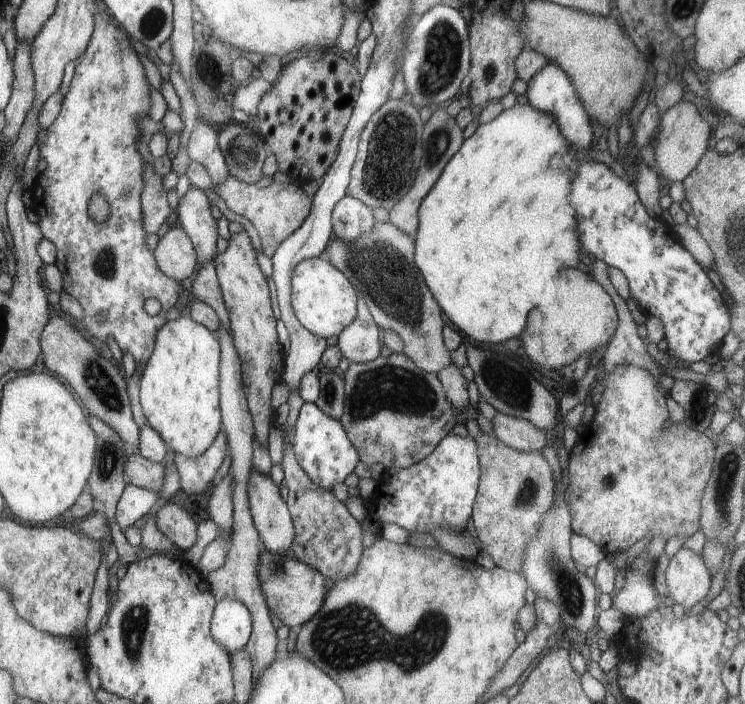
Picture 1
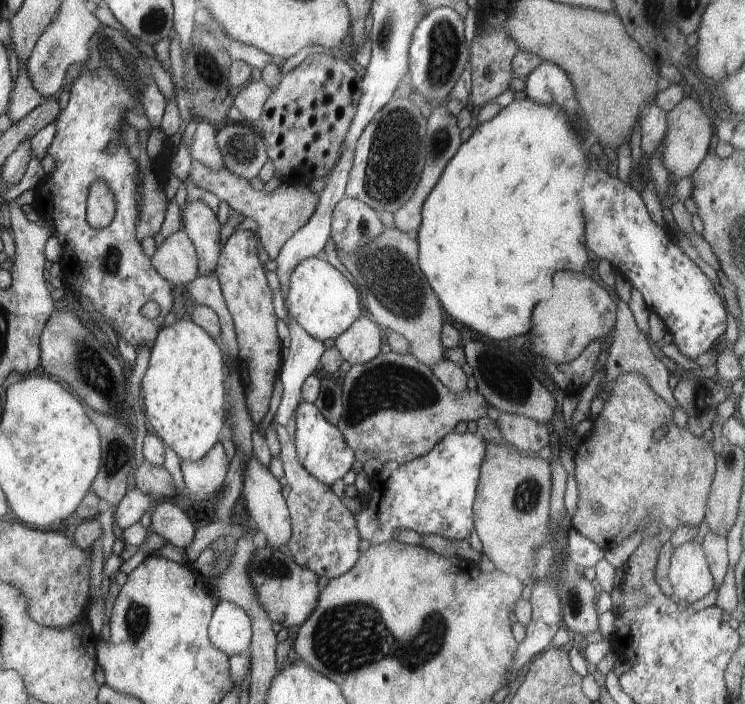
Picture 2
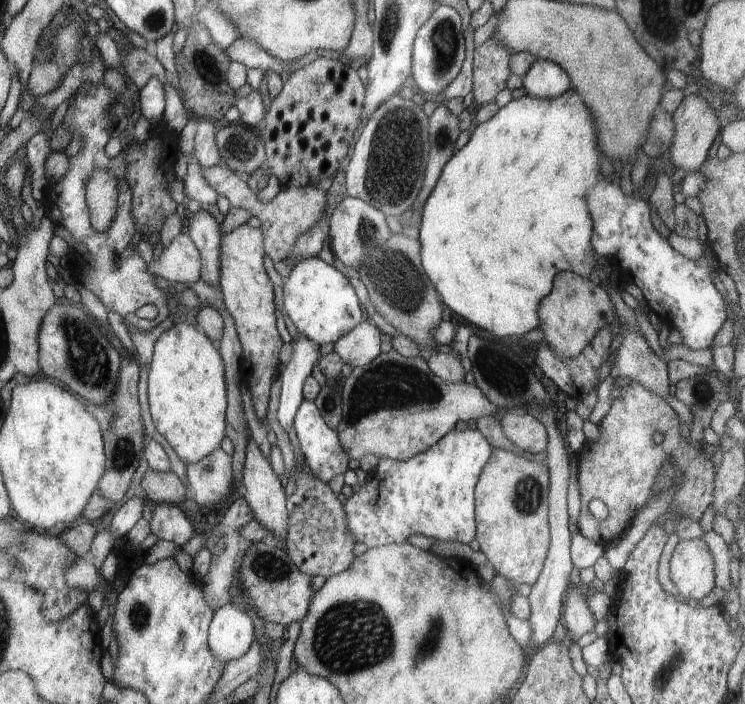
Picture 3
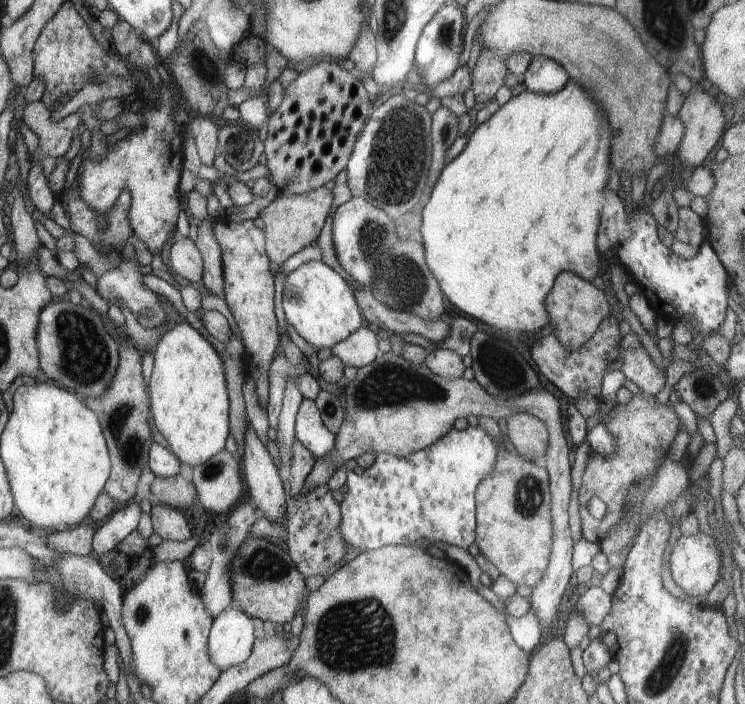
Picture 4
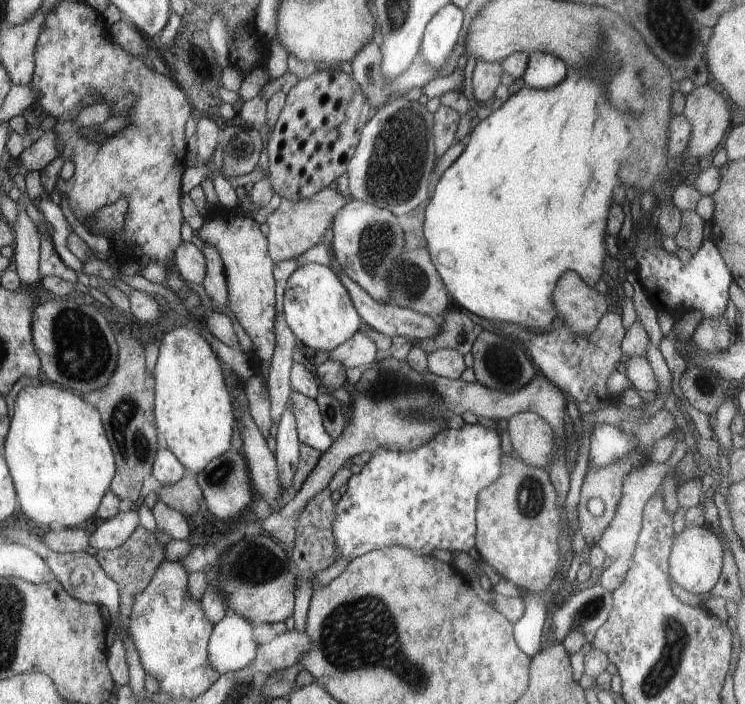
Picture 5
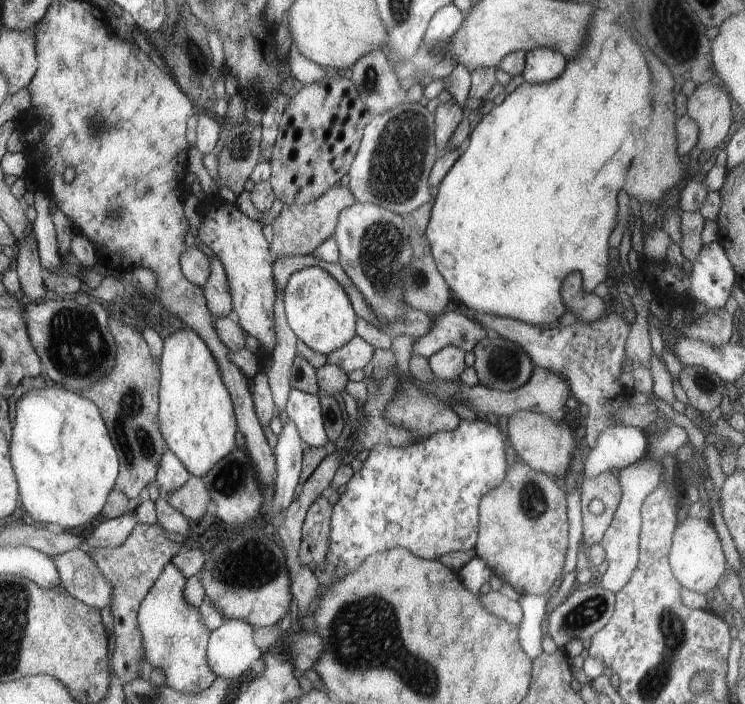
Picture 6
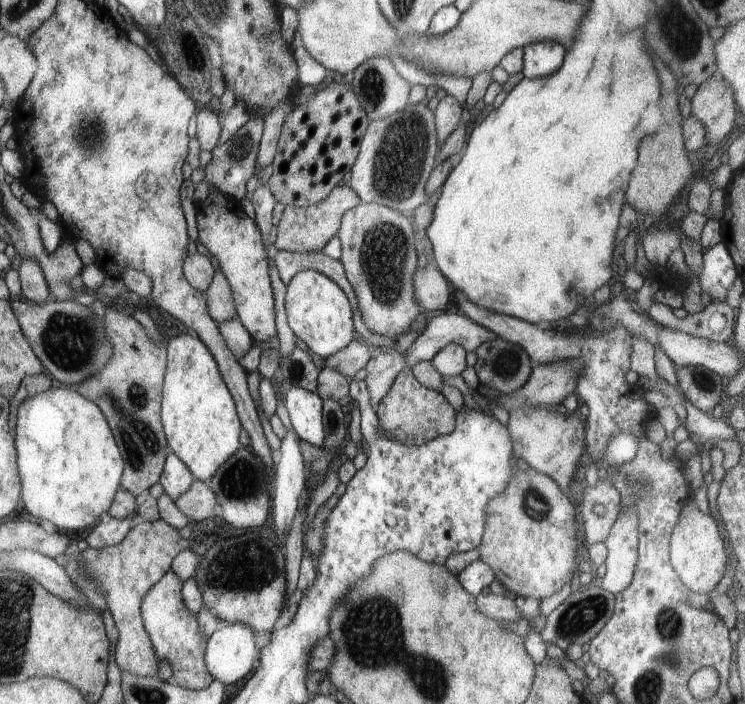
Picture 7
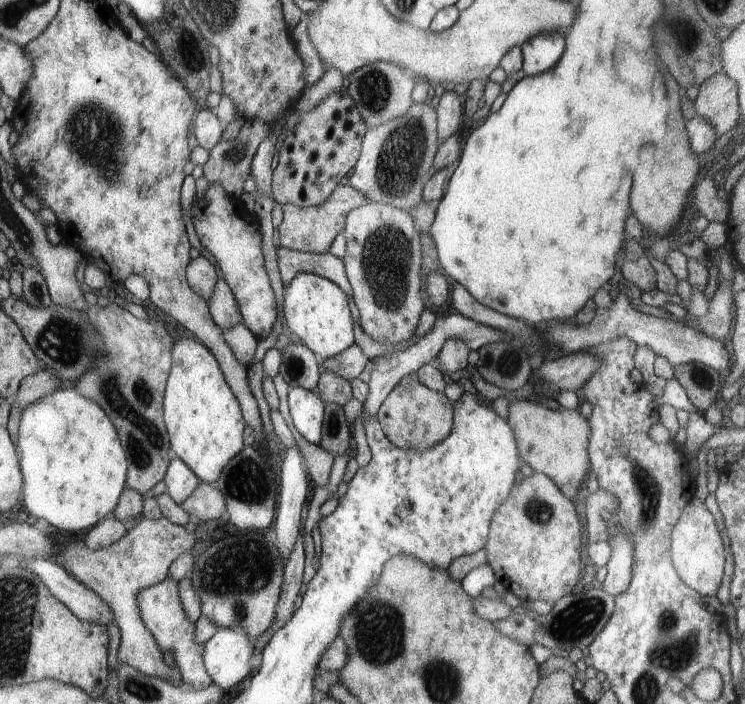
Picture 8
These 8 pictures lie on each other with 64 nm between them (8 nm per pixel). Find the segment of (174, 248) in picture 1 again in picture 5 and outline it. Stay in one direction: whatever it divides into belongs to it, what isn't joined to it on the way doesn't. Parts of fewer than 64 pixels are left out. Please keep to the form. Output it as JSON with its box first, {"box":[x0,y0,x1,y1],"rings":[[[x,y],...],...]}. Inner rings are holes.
{"box":[172,242,204,283],"rings":[[[183,242],[172,253],[174,270],[187,282],[201,283],[204,278],[204,257],[191,242]]]}

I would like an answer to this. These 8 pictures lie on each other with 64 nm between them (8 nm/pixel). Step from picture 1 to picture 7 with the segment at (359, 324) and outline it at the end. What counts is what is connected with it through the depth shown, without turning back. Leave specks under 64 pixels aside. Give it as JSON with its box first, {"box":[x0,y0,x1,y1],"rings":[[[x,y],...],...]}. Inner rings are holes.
{"box":[324,339,372,377],"rings":[[[352,339],[344,348],[328,355],[324,361],[325,367],[333,368],[345,377],[351,377],[355,372],[363,369],[370,360],[372,351],[363,342]]]}

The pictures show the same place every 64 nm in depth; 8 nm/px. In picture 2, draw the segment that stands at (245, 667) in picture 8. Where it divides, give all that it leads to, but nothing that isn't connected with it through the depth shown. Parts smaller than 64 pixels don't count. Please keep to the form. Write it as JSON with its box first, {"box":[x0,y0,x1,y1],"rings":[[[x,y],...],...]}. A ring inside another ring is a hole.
{"box":[208,601,251,656],"rings":[[[217,601],[208,624],[211,646],[227,656],[246,651],[251,636],[250,618],[245,608],[227,601]]]}

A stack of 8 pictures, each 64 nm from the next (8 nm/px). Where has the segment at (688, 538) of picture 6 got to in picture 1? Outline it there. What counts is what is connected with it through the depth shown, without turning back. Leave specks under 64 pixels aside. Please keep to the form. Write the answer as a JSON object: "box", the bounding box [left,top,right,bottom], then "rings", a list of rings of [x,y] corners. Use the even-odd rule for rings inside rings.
{"box":[665,548,711,612],"rings":[[[679,548],[669,559],[665,570],[668,592],[665,601],[688,612],[707,594],[711,577],[701,556],[688,548]]]}

